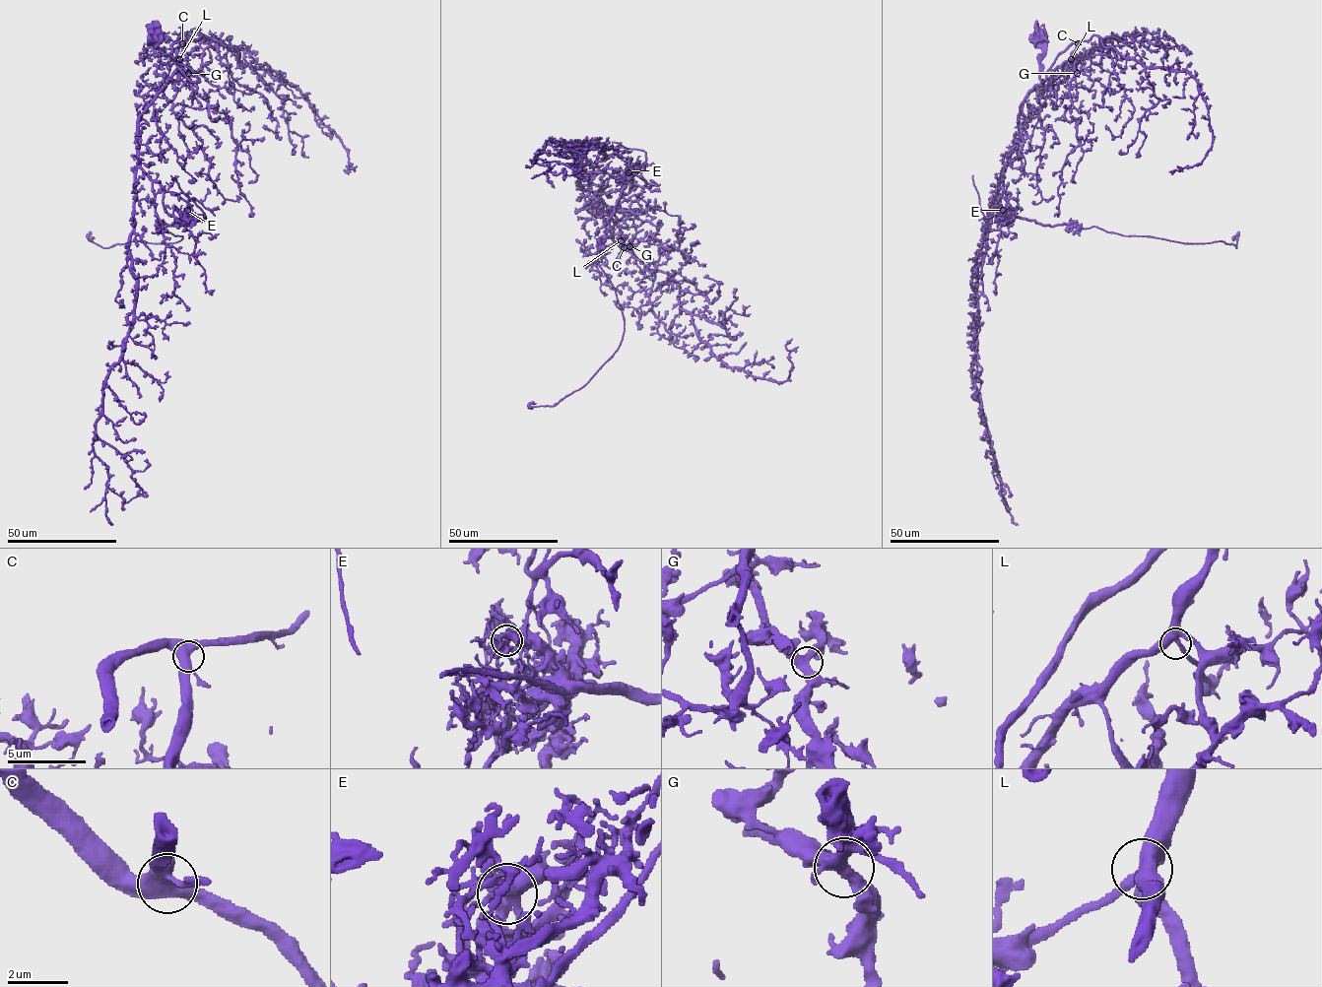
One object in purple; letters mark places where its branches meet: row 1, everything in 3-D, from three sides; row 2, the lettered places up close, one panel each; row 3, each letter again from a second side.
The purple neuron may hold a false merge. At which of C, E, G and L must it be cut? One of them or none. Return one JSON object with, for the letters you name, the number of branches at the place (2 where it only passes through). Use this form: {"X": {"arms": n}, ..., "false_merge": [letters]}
{"E": {"arms": 6}, "false_merge": ["E"]}

